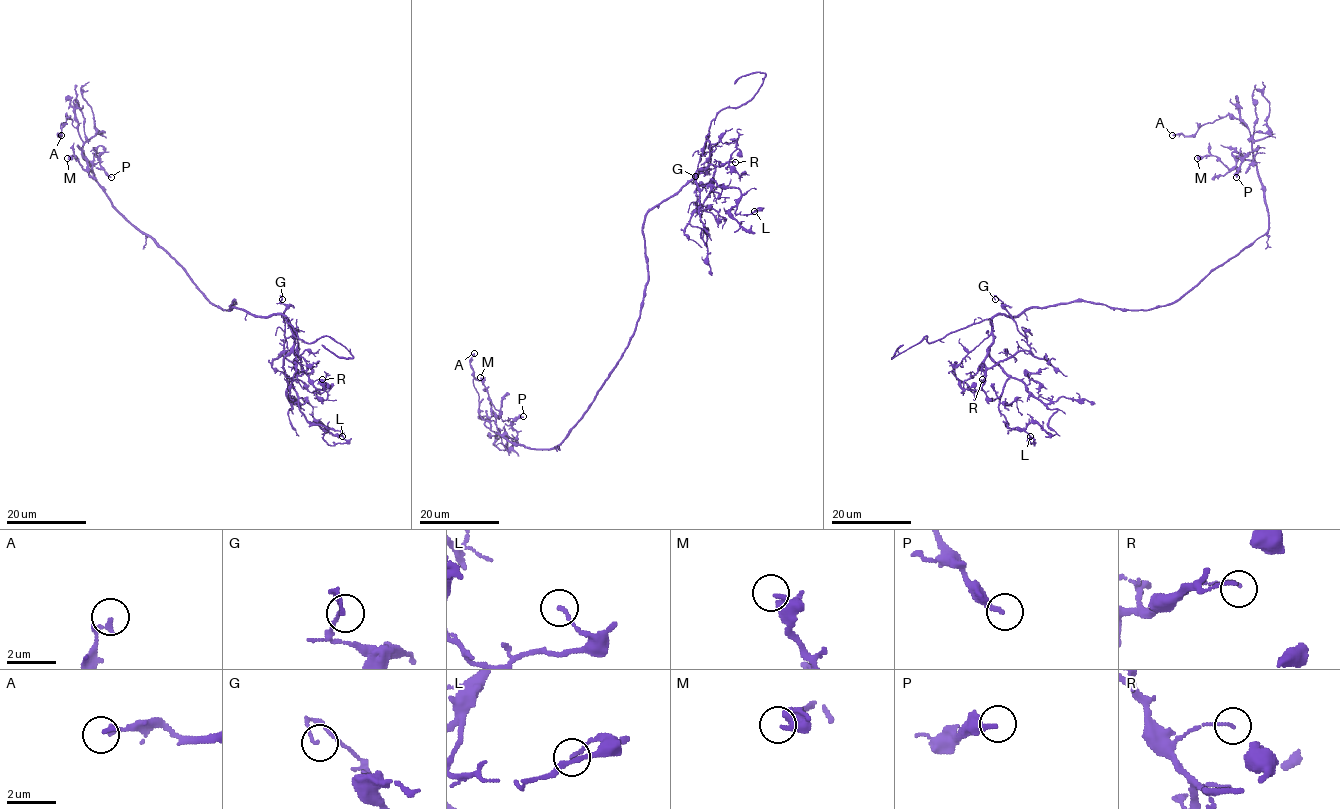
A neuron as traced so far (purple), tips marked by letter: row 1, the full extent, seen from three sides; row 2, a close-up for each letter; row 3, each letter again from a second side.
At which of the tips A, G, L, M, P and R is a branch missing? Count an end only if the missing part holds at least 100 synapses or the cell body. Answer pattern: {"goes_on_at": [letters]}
{"goes_on_at": []}

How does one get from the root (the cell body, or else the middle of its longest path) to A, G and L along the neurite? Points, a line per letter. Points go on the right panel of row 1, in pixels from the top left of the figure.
A: (1142, 310), (1177, 301), (1268, 229), (1251, 137), (1238, 118), (1227, 114), (1194, 134), (1172, 135)
G: (1142, 310), (1074, 301), (1031, 307), (1017, 316), (996, 315), (987, 367), (1030, 349), (995, 299)
L: (1142, 310), (1074, 301), (992, 319), (988, 356), (1009, 378), (998, 410), (1034, 445), (1030, 436)

